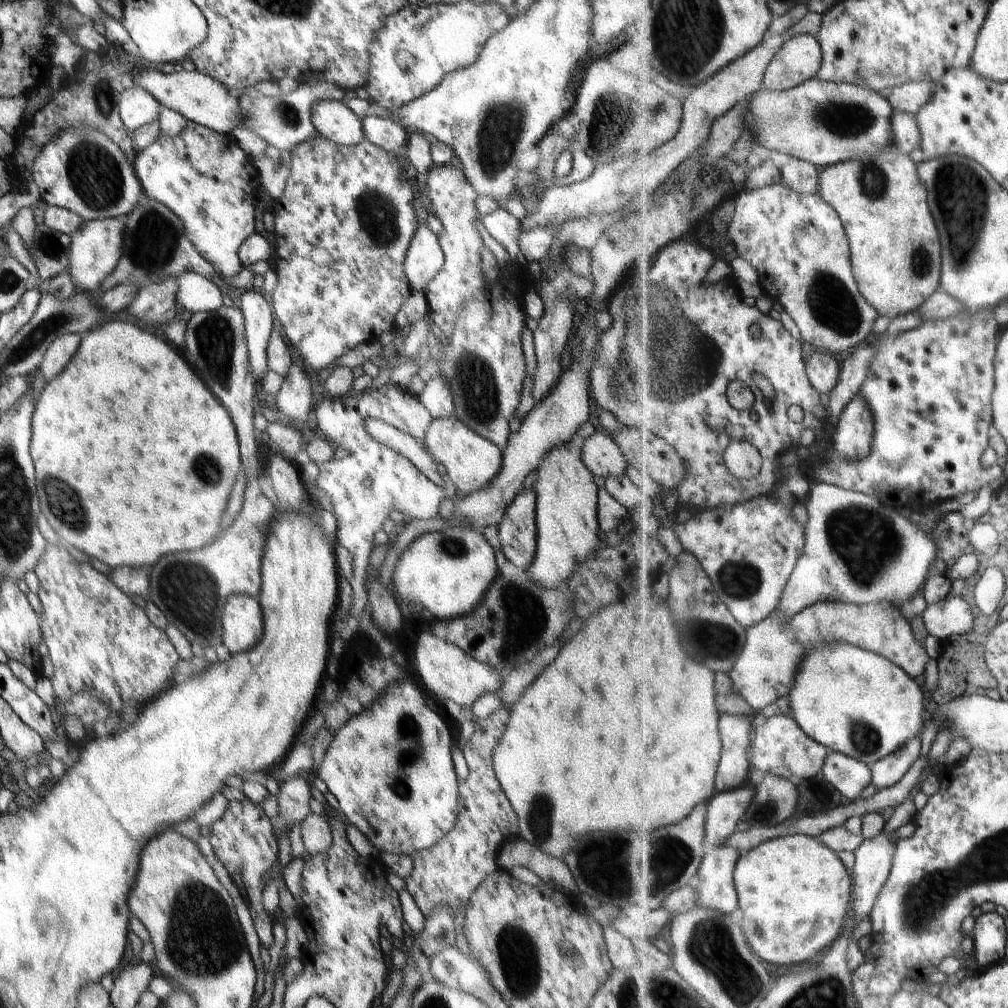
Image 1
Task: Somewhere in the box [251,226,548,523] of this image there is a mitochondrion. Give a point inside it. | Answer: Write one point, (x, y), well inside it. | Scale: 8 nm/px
(478, 390)

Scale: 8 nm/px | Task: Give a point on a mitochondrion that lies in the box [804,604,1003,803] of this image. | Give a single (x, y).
(865, 740)

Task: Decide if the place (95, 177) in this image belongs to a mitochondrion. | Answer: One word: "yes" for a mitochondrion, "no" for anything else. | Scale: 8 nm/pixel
yes

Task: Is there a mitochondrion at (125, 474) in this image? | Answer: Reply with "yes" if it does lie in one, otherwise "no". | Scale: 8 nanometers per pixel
no

